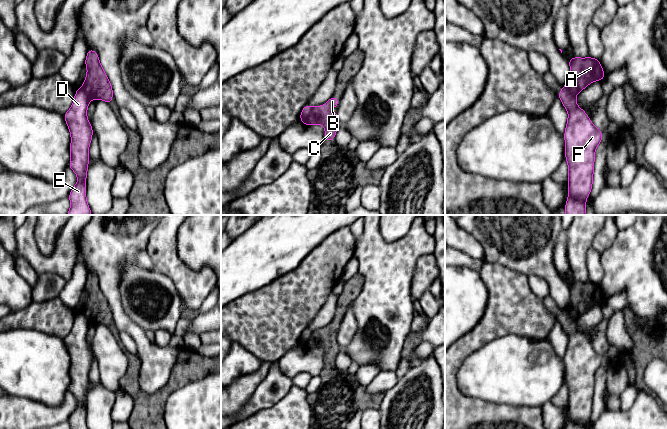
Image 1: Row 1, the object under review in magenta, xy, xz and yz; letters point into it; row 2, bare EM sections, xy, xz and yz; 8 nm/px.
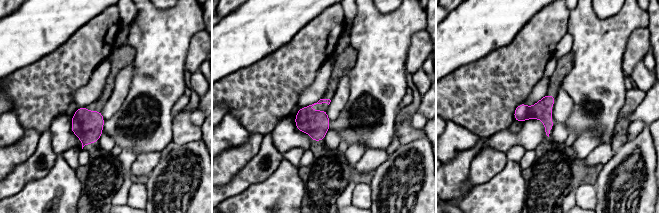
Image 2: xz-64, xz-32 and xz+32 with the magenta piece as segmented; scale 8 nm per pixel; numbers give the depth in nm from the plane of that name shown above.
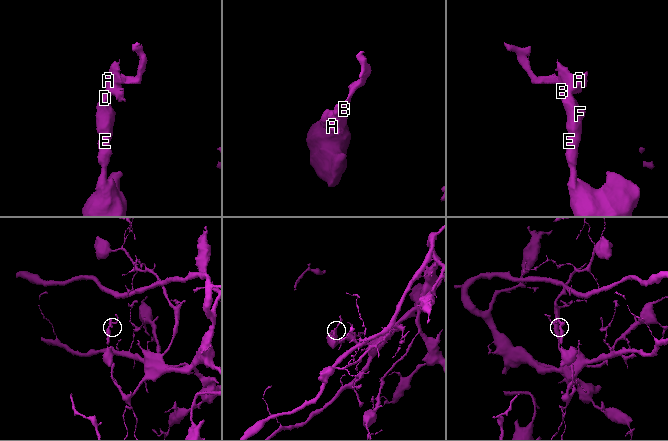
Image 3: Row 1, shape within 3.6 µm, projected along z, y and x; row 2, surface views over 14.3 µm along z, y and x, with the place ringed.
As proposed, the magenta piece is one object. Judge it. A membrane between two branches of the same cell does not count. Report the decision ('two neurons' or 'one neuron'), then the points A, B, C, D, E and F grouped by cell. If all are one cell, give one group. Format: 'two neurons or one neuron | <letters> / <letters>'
two neurons | A B C / D E F

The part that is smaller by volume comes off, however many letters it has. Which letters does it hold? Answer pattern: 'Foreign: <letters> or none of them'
Foreign: A, B, C

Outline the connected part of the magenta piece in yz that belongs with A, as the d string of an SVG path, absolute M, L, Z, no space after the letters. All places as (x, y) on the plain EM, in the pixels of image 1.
M575 280L567 283L570 289L570 301L563 311L571 318L576 319L594 305L603 305L605 297L599 283L592 281L579 282Z

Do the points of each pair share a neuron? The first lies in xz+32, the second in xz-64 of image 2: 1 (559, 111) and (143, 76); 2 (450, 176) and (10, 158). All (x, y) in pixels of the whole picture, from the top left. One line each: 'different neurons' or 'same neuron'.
1: different neurons
2: same neuron

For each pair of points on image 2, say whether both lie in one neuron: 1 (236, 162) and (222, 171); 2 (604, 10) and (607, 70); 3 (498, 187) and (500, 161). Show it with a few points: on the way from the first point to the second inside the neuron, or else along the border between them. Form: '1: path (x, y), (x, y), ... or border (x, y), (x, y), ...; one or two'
1: path (233, 162), (225, 168); one
2: border (594, 10), (601, 17), (607, 18); two
3: border (508, 161), (501, 170), (485, 182), (479, 184); two

